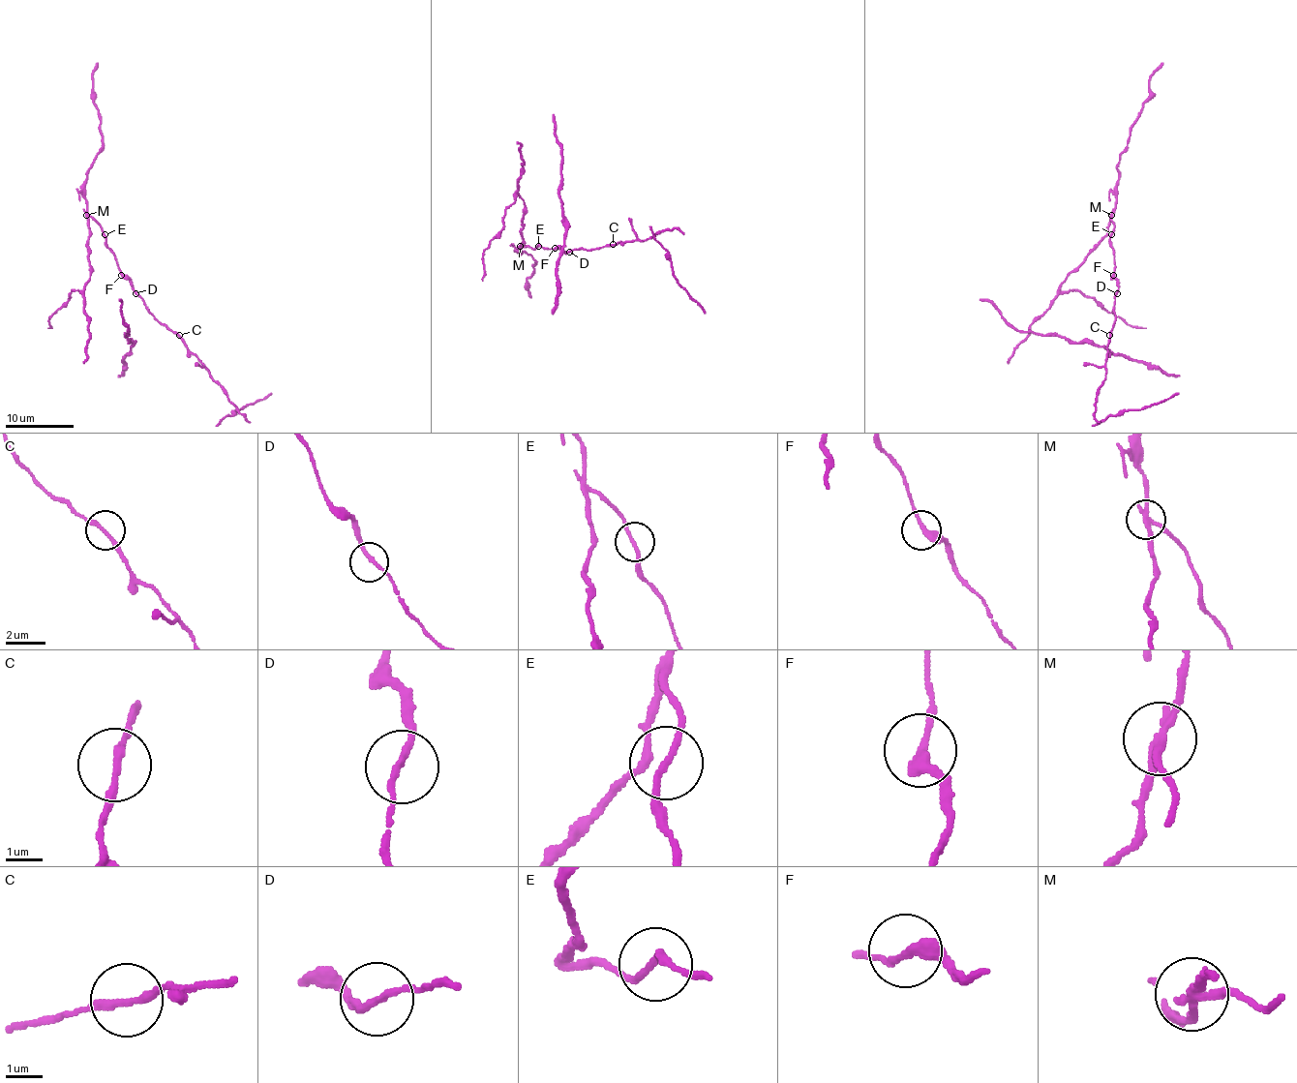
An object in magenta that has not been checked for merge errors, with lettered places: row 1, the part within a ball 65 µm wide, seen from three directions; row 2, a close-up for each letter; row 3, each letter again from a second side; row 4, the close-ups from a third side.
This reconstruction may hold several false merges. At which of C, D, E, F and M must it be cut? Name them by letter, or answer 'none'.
C, M

